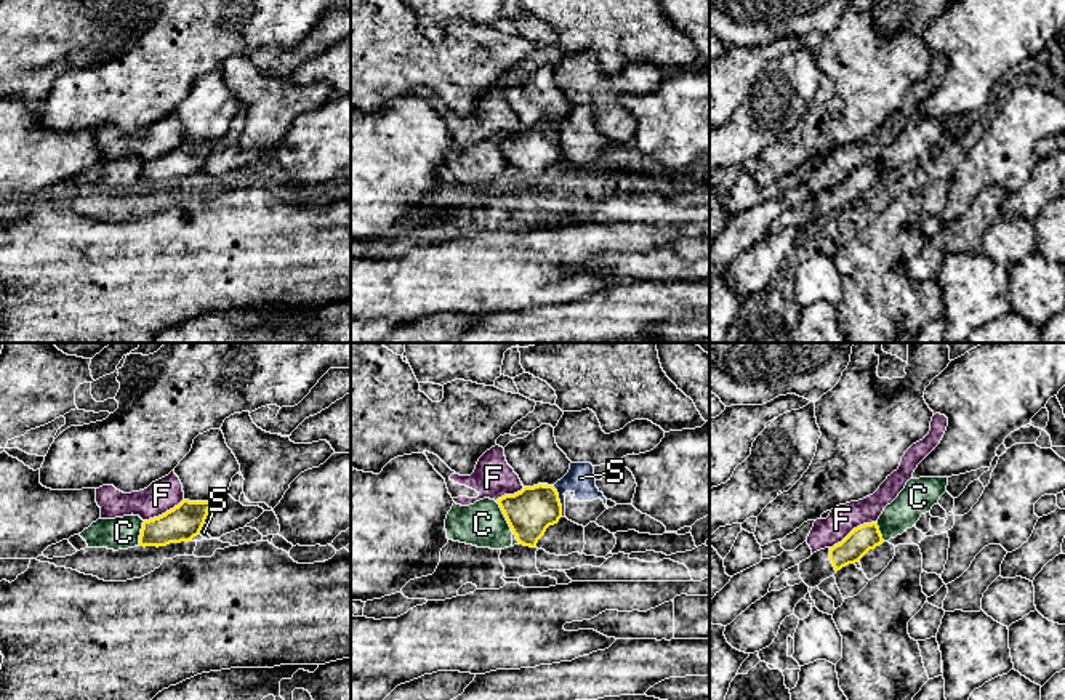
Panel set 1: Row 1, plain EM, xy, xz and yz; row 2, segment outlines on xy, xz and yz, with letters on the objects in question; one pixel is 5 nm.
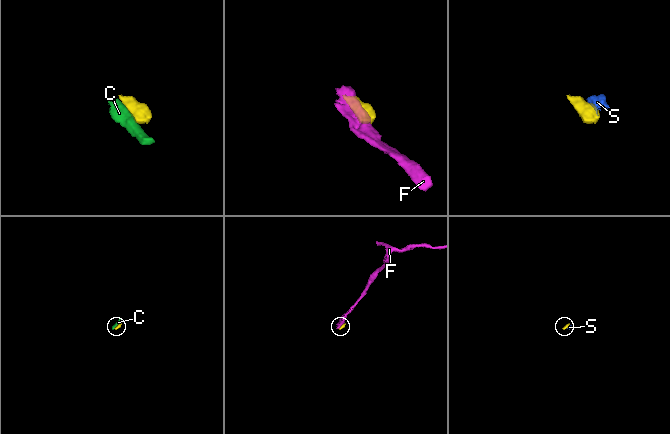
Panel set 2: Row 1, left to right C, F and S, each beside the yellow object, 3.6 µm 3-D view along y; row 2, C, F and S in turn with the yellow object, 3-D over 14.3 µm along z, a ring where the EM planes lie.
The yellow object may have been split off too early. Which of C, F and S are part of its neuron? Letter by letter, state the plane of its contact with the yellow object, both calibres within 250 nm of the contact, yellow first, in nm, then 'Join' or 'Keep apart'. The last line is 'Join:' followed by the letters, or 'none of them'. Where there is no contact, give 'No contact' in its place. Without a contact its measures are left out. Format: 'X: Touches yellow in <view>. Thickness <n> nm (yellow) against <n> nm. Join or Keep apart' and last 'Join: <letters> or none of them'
C: Touches yellow in xz. Thickness 240 nm (yellow) against 220 nm. Keep apart
F: Touches yellow in yz. Thickness 140 nm (yellow) against 150 nm. Keep apart
S: Touches yellow in xz. Thickness 240 nm (yellow) against 140 nm. Keep apart
Join: none of them

